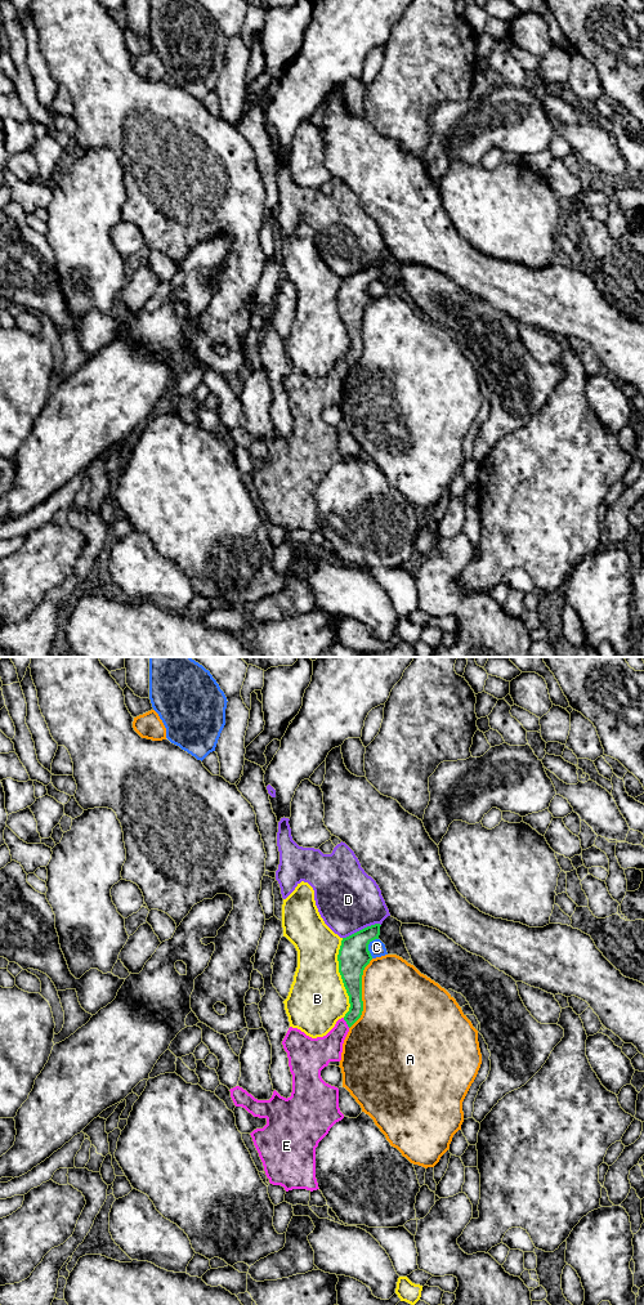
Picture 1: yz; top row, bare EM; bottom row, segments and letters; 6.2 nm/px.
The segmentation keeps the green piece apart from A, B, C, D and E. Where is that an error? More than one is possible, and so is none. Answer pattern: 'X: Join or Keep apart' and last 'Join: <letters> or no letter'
A: Keep apart
B: Keep apart
C: Keep apart
D: Keep apart
E: Join
Join: E

